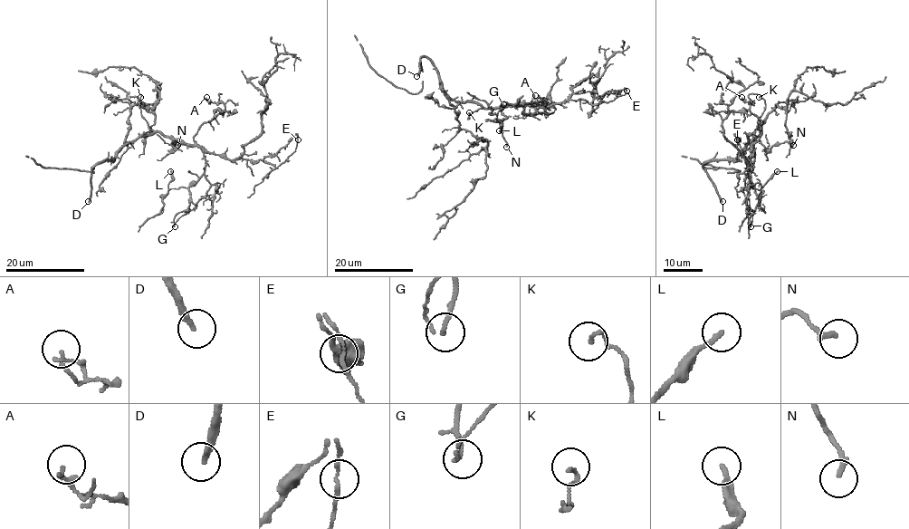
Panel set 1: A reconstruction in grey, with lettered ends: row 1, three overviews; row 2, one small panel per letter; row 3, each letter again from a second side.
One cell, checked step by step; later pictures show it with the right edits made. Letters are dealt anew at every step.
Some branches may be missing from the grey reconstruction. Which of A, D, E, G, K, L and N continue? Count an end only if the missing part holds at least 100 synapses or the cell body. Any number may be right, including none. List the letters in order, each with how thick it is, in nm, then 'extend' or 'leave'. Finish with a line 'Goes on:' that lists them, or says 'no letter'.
A: calibre 120 nm; leave
D: calibre 200 nm; extend
E: calibre 120 nm; leave
G: calibre 130 nm; leave
K: calibre 140 nm; leave
L: calibre 180 nm; leave
N: calibre 200 nm; leave
Goes on: D

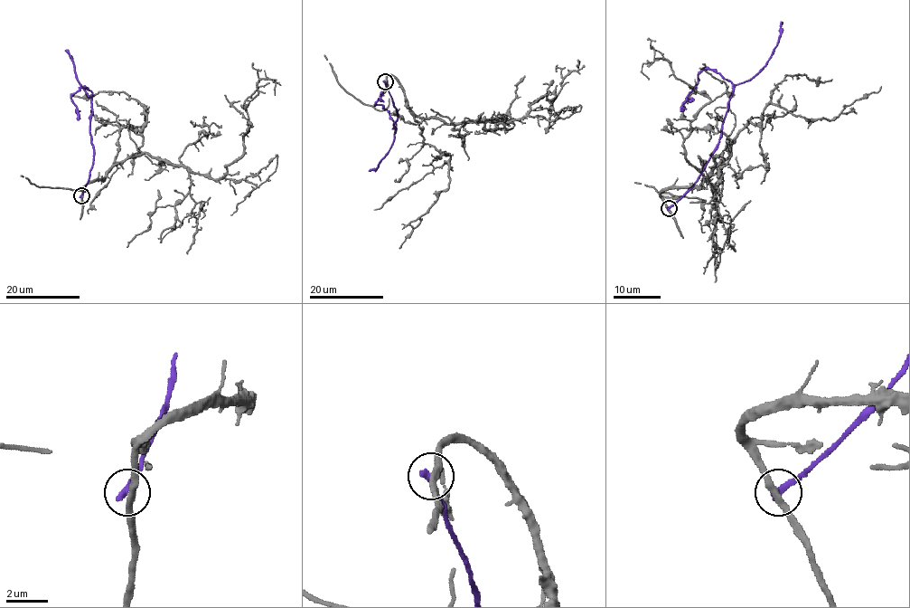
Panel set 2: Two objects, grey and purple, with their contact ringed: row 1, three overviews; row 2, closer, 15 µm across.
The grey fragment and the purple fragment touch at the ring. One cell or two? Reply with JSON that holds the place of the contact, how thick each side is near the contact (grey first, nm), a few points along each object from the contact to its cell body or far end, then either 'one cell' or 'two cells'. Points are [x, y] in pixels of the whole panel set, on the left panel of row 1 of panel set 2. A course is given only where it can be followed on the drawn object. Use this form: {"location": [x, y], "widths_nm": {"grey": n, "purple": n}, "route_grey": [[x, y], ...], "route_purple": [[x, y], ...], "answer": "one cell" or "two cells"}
{"location": [81, 195], "widths_nm": {"grey": 320, "purple": 360}, "route_grey": [[81, 195], [114, 166], [145, 153], [219, 179], [243, 153], [247, 104], [259, 80], [272, 80], [275, 95]], "route_purple": [[81, 195], [94, 156], [89, 133], [91, 92], [82, 87], [71, 96], [79, 120]], "answer": "two cells"}

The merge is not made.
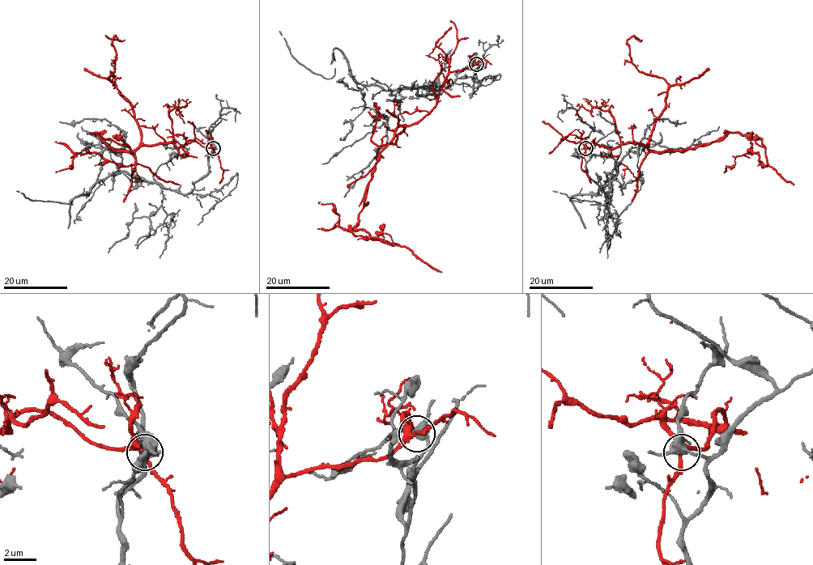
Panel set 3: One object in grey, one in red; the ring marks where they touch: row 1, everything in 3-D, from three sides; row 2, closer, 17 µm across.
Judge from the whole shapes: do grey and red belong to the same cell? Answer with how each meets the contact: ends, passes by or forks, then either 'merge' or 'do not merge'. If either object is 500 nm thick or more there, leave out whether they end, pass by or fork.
grey forks | red forks | do not merge

